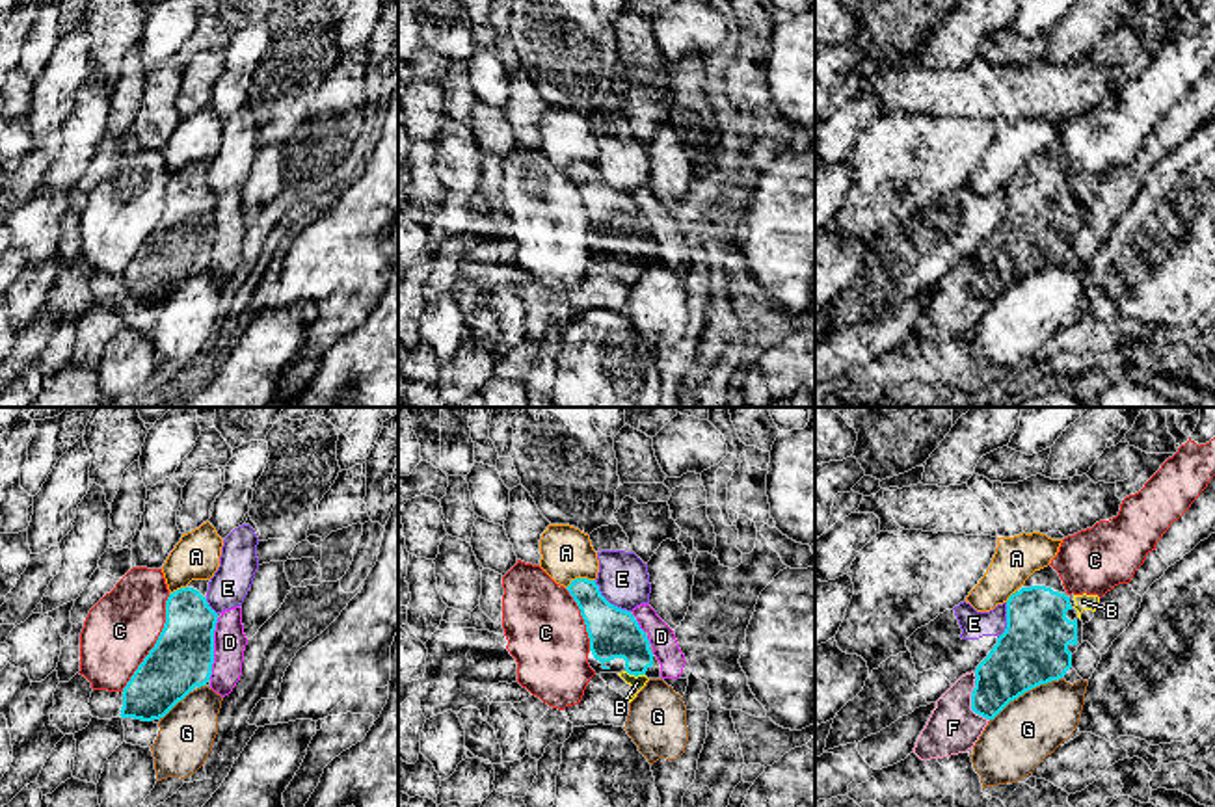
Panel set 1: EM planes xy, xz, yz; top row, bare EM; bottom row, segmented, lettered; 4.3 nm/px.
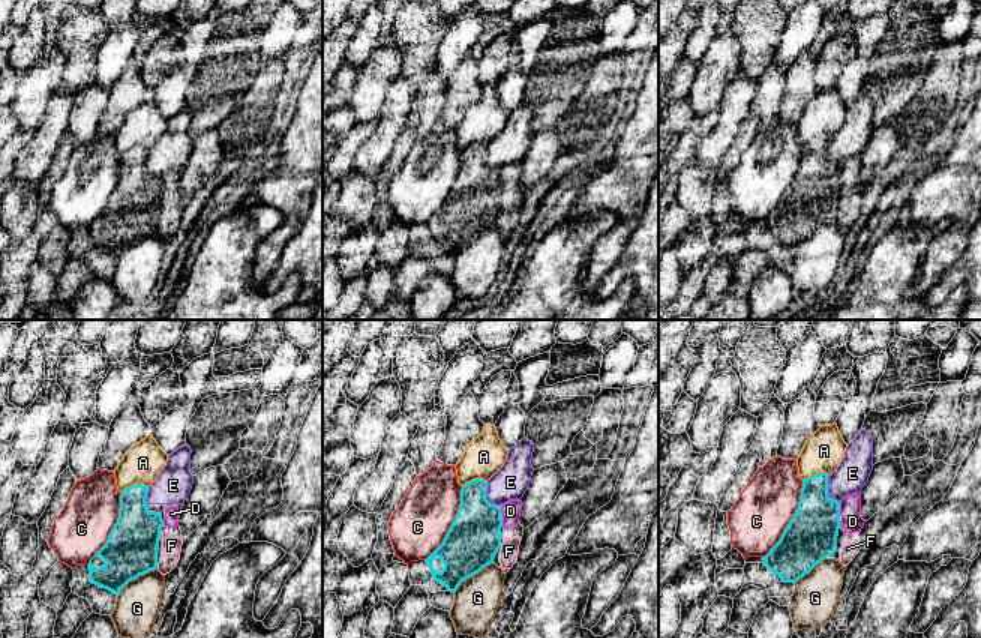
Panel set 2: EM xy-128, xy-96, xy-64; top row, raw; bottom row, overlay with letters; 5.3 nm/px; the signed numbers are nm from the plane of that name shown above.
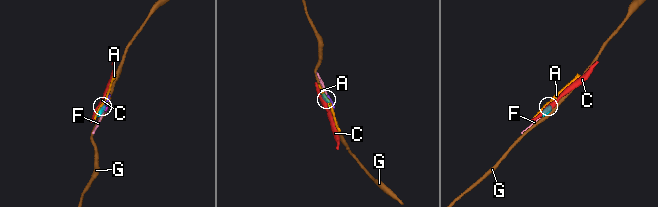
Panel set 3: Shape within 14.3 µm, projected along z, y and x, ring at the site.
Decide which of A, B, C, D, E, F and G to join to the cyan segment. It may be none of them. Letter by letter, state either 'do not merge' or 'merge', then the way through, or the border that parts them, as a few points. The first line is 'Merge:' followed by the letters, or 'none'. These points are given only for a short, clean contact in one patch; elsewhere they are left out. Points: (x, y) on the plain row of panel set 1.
Merge: B
A: do not merge
B: merge; runs through xz (614, 216), (635, 237), (635, 259), (637, 266)
C: do not merge
D: do not merge; border along xy (218, 201), (213, 257), (209, 263)
E: do not merge; border along xz (594, 164), (611, 186), (629, 196)
F: do not merge; border along yz (974, 255), (972, 292), (988, 304)
G: do not merge

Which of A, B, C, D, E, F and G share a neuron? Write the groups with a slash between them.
A / B / C / D F / E / G

